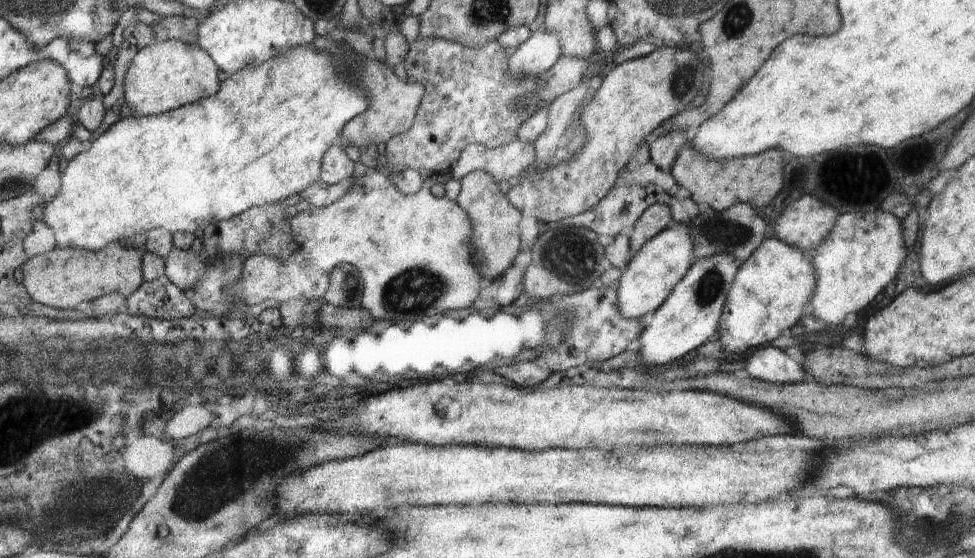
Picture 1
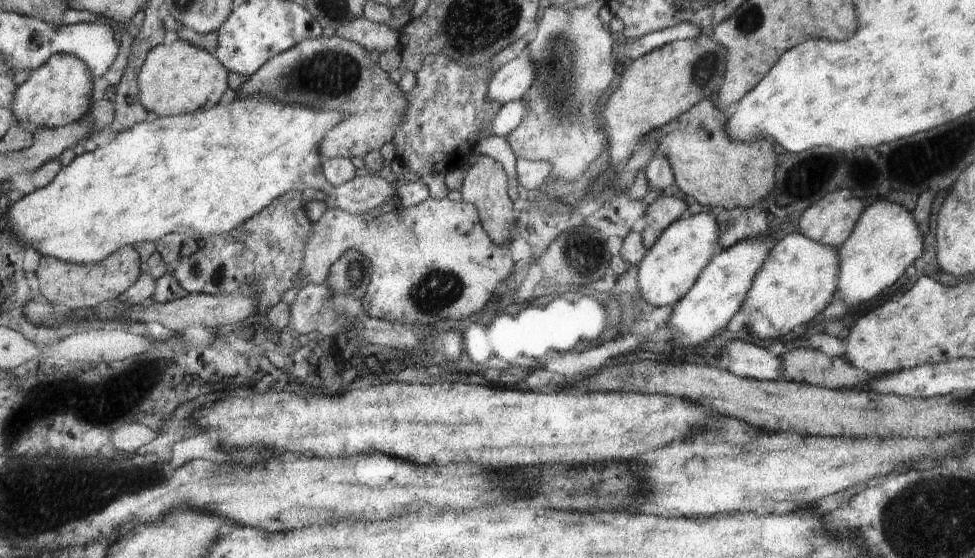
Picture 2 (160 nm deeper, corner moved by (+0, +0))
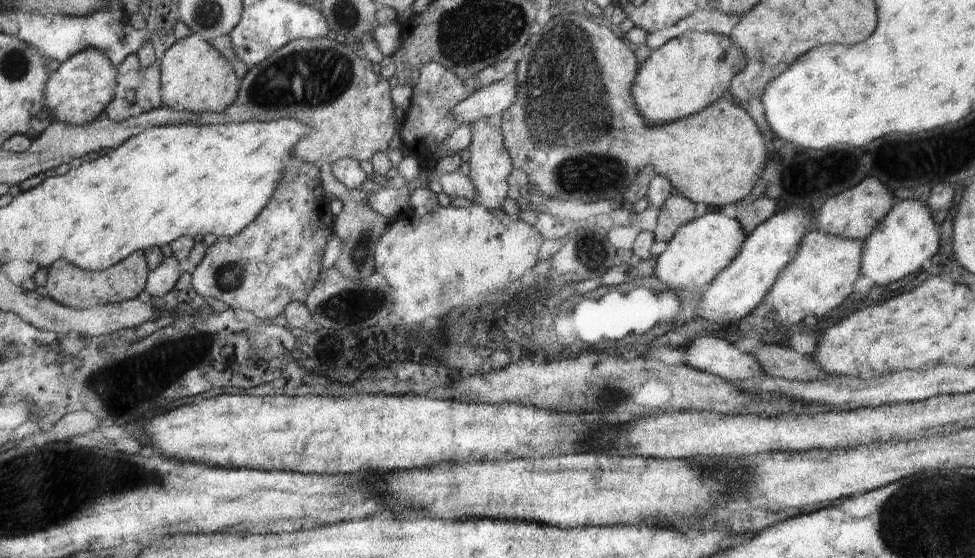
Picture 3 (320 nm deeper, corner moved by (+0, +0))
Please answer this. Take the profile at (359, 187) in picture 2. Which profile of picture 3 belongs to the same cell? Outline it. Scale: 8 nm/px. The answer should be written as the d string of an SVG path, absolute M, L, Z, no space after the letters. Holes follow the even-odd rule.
M388 185L384 188L370 186L367 190L369 191L367 203L377 213L391 219L396 219L401 211L410 208L410 194L406 187L396 189Z

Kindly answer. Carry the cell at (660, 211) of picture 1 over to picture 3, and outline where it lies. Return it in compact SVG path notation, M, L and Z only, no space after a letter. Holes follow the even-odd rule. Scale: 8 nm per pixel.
M680 194L670 196L658 214L657 225L652 232L655 240L670 243L683 224L696 219L694 210L695 203L687 197Z

